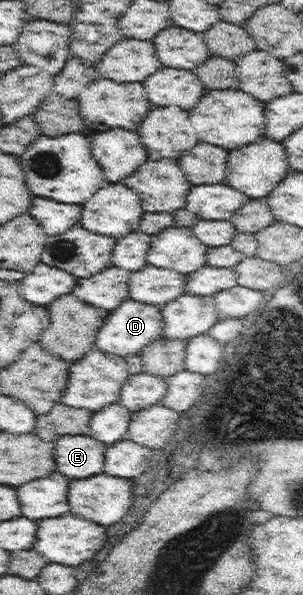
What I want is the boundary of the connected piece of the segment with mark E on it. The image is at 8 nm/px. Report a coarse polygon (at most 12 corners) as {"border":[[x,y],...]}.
{"border":[[60,437],[57,471],[70,480],[104,473],[107,445]]}

